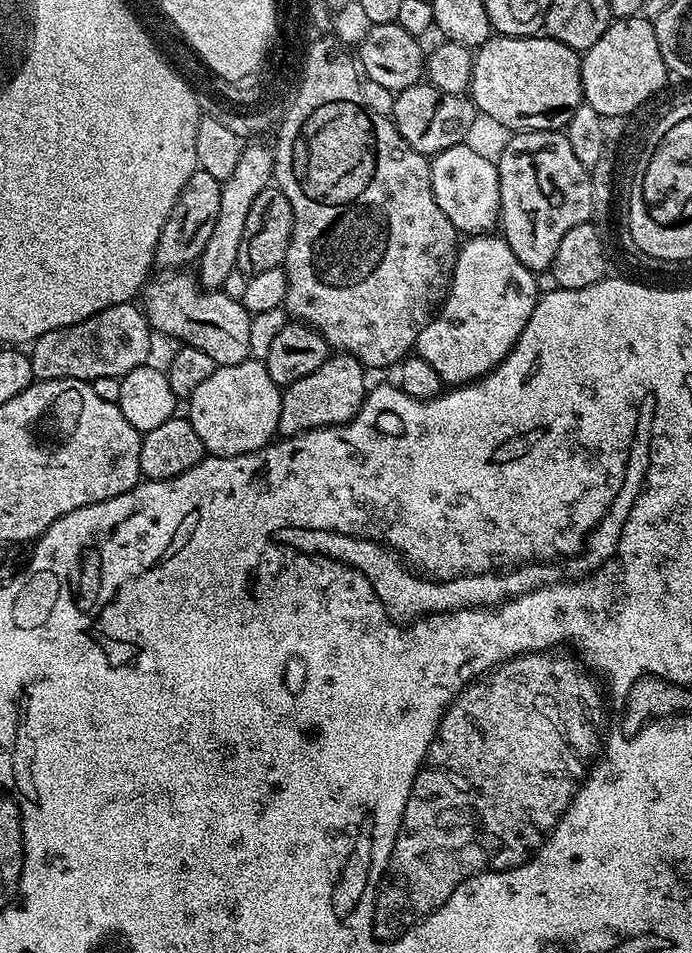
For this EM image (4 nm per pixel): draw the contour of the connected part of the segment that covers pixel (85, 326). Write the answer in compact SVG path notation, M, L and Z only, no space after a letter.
M132 302L110 306L74 326L62 326L58 330L50 330L50 334L42 334L32 341L30 345L32 374L36 380L86 380L91 382L98 378L110 378L111 376L122 378L130 370L149 363L148 355L152 352L152 336L154 337L154 329L148 323L143 307Z

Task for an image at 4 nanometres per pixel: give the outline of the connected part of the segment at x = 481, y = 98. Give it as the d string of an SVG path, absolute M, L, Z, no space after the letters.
M547 34L493 35L472 57L470 99L477 113L516 132L555 132L568 127L568 117L583 98L581 53Z

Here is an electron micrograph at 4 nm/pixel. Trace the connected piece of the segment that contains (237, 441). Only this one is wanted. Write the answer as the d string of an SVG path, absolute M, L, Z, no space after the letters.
M249 358L237 364L225 364L217 366L214 374L194 390L192 396L187 397L188 412L186 418L194 426L198 438L202 438L202 446L205 453L210 456L241 456L257 452L272 443L277 435L278 414L280 413L281 385L270 378L266 366L259 360Z

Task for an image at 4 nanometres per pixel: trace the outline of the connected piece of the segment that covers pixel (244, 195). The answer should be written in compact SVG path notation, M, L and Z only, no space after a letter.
M252 142L252 144L243 149L241 151L240 157L238 158L238 166L234 169L234 174L230 174L230 178L228 180L223 181L220 185L220 189L222 190L222 207L218 210L218 222L214 222L214 231L211 232L210 238L206 241L206 250L202 250L202 254L200 255L198 263L195 265L194 272L200 281L201 288L205 290L220 290L223 286L223 283L227 277L229 277L230 272L237 269L236 263L238 262L238 246L242 246L242 230L246 230L246 218L250 214L250 206L254 206L254 198L258 198L258 194L262 194L262 190L266 187L269 187L273 183L274 180L274 152L271 147L268 148L264 144L254 144L258 142Z

